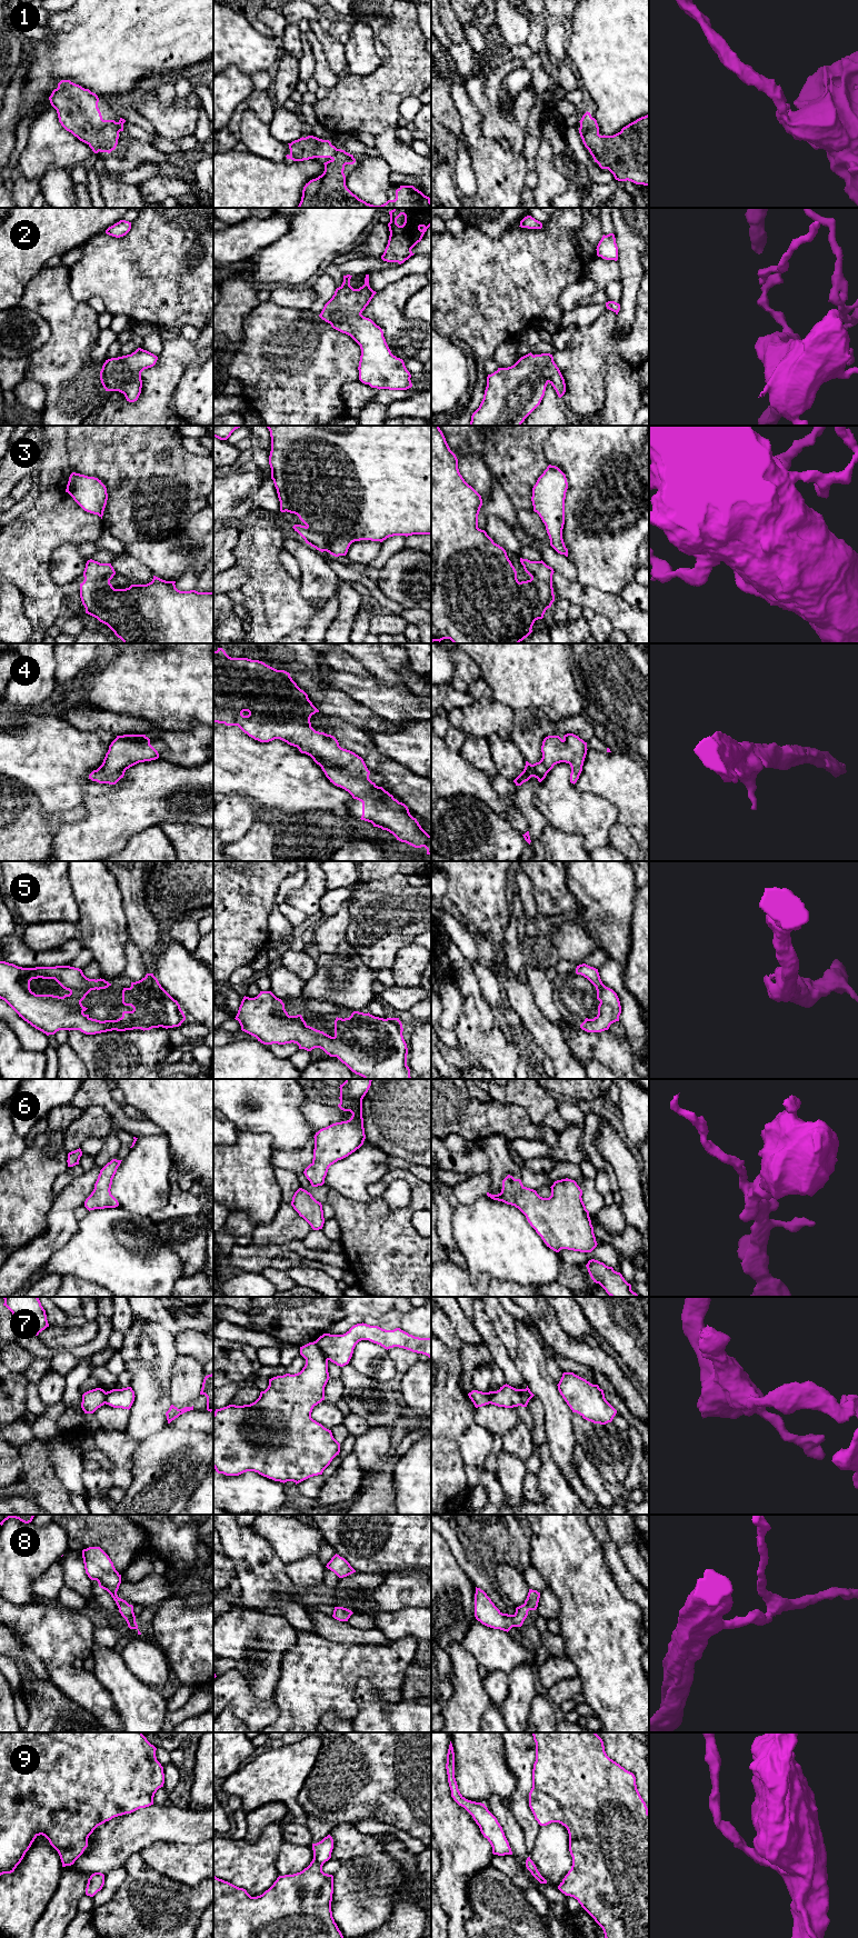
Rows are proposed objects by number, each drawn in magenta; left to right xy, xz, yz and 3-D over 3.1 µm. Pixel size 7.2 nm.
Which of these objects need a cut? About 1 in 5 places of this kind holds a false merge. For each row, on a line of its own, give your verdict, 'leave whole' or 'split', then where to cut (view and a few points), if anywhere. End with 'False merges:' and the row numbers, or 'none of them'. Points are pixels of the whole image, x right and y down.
1: leave whole; no cut
2: leave whole; no cut
3: leave whole; no cut
4: leave whole; no cut
5: leave whole; no cut
6: leave whole; no cut
7: split; cut in xz along (313, 1341), (328, 1359)
8: leave whole; no cut
9: leave whole; no cut
False merges: 7

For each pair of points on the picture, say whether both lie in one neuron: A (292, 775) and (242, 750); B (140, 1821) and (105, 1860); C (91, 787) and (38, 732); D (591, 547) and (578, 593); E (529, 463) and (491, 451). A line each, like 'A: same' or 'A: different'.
A: same
B: same
C: same
D: different
E: same

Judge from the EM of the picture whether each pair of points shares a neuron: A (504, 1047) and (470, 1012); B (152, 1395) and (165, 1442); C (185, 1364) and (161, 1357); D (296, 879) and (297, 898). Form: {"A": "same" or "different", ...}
{"A": "same", "B": "different", "C": "different", "D": "different"}

